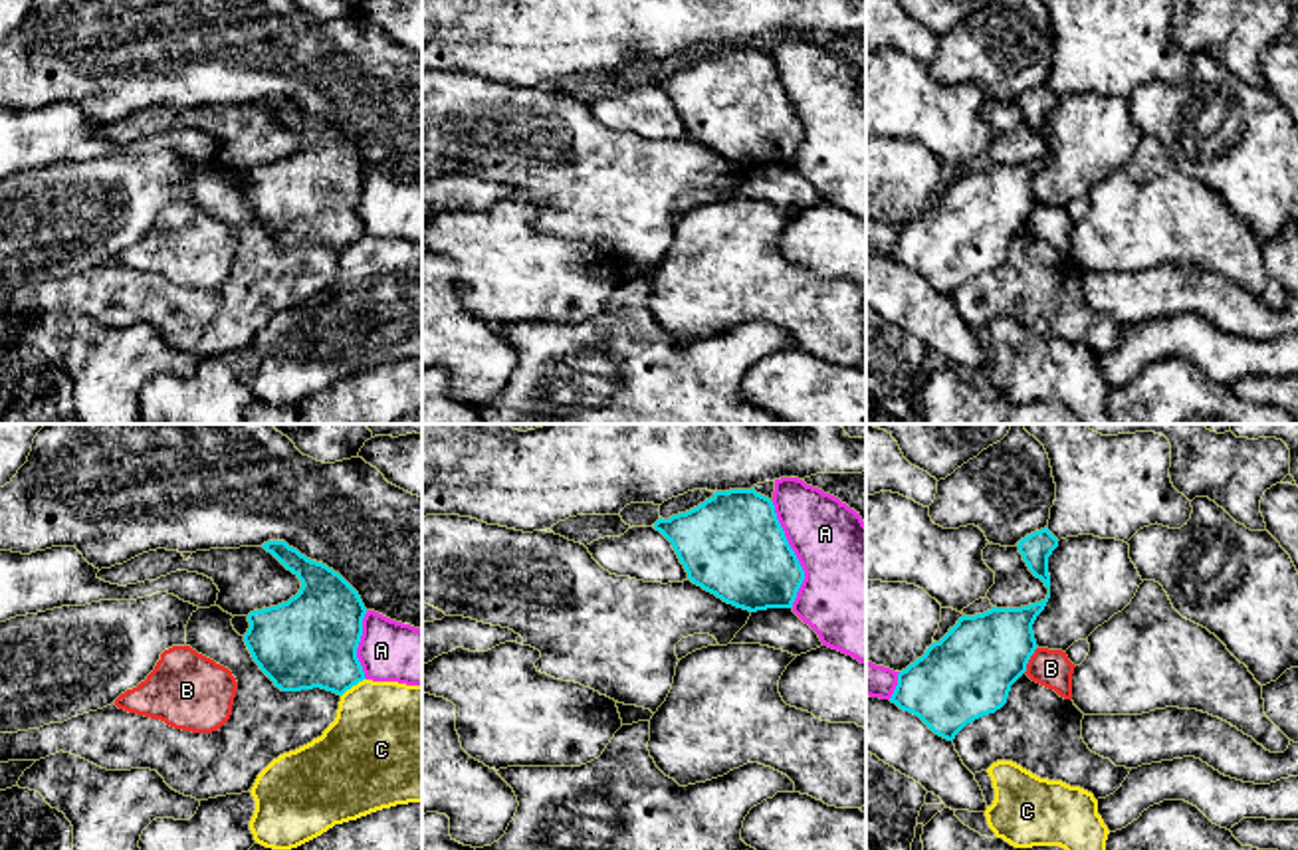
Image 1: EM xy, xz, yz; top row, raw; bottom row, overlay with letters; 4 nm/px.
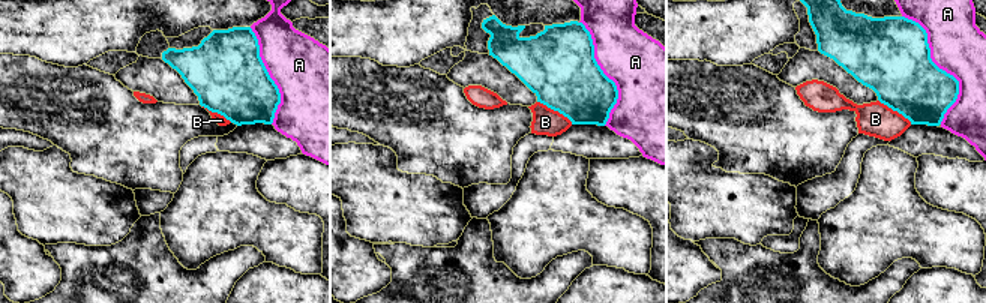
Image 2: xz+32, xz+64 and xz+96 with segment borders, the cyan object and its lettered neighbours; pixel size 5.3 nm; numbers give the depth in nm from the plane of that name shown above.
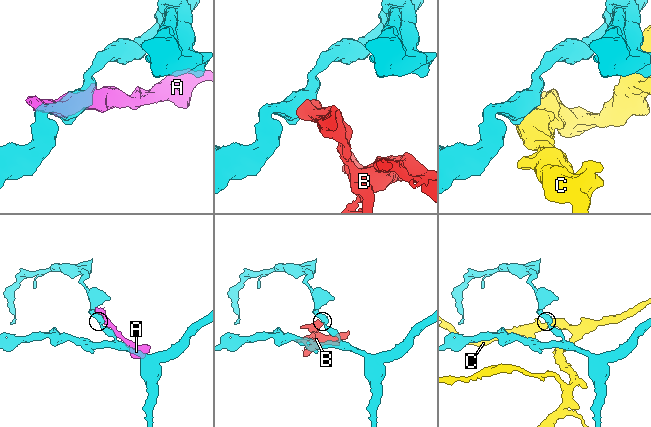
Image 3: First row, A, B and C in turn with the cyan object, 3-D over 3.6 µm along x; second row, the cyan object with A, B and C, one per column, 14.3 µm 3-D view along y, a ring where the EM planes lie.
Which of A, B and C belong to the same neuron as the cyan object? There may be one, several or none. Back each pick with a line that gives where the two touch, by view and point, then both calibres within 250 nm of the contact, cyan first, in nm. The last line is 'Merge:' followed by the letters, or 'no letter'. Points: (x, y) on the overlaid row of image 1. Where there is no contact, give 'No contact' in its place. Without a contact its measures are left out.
Merge: no letter

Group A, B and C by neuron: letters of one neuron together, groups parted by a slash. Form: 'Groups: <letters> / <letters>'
Groups: A / B / C

